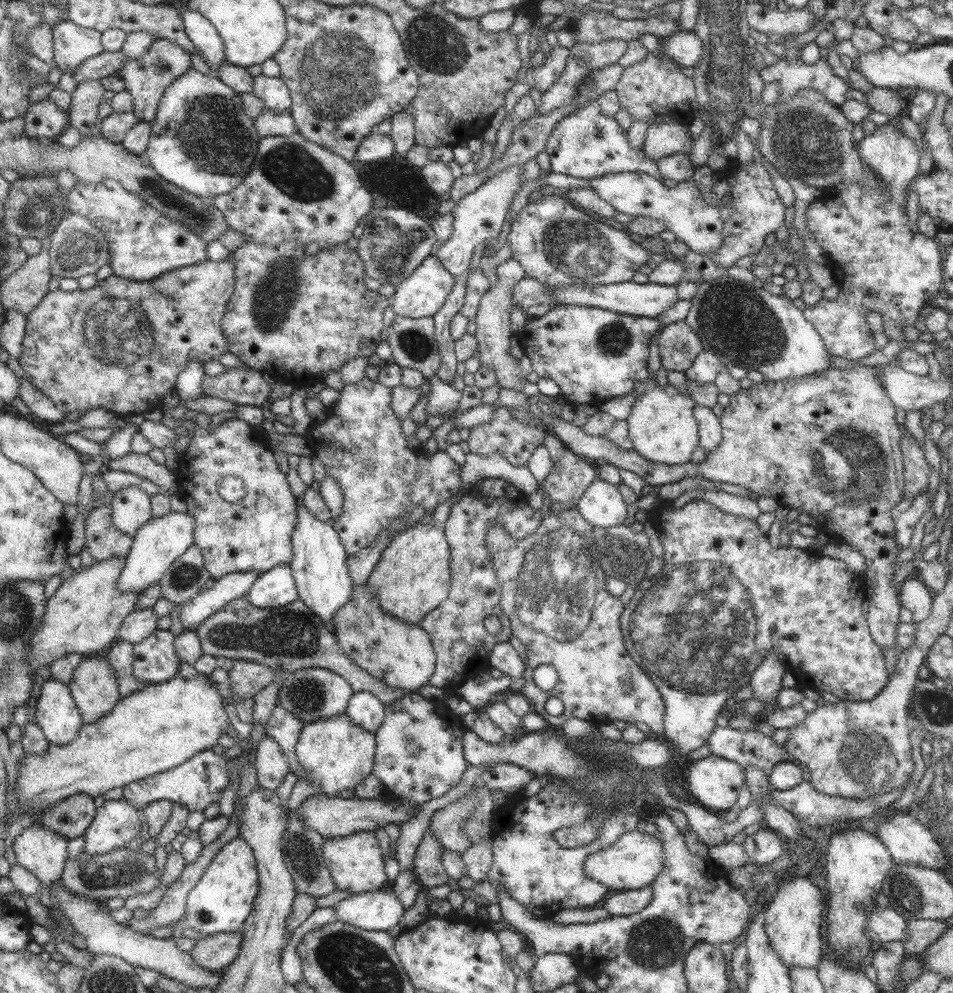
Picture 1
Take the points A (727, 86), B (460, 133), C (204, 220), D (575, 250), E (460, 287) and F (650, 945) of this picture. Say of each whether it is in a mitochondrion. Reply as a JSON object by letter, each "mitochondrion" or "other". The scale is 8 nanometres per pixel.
{"A":"mitochondrion","B":"other","C":"mitochondrion","D":"mitochondrion","E":"other","F":"mitochondrion"}

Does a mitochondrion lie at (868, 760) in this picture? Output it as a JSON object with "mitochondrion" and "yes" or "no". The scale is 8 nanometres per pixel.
{"mitochondrion":"yes"}

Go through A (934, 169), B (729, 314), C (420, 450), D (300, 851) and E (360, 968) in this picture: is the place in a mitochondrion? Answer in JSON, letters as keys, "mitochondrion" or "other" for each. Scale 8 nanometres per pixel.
{"A":"other","B":"mitochondrion","C":"other","D":"mitochondrion","E":"mitochondrion"}

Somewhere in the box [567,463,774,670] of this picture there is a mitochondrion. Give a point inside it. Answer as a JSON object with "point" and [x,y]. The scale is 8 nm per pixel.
{"point":[618,551]}

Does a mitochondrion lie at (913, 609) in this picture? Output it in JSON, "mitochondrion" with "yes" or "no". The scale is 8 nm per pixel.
{"mitochondrion":"no"}

